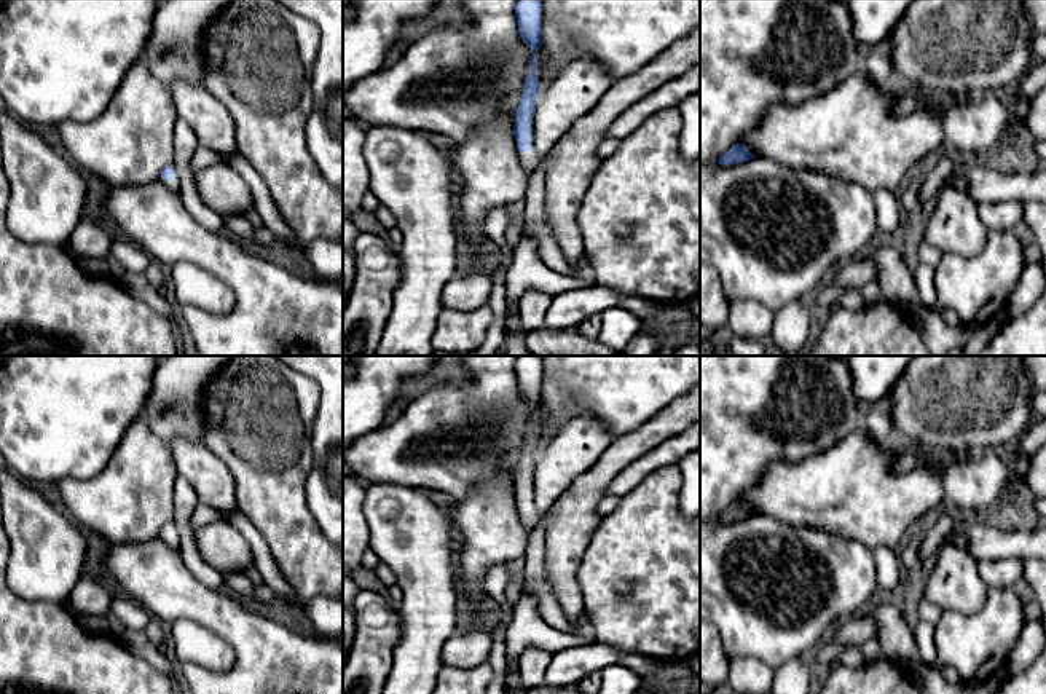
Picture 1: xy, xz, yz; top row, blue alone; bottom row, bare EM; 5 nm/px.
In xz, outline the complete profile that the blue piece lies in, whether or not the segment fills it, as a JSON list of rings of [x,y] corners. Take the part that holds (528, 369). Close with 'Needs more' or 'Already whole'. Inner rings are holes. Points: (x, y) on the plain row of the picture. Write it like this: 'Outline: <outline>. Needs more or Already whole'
Outline: [[[517,356],[515,375],[520,394],[534,407],[531,415],[531,431],[525,437],[525,448],[520,455],[513,493],[518,503],[518,512],[528,533],[541,522],[541,512],[533,504],[533,474],[541,448],[541,439],[536,434],[537,413],[542,402],[542,356]]]. Needs more

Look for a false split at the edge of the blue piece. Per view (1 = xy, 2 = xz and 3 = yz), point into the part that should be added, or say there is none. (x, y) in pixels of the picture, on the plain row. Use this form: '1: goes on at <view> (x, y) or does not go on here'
1: goes on at xy (173, 543)
2: goes on at xz (531, 517)
3: does not go on here

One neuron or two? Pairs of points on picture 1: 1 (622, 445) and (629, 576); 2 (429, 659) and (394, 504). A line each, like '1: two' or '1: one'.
1: two
2: one

